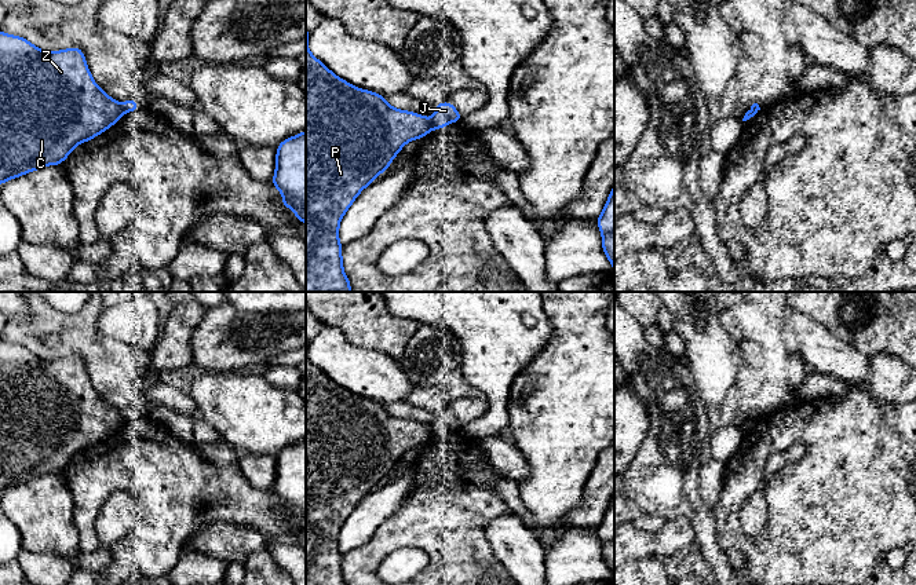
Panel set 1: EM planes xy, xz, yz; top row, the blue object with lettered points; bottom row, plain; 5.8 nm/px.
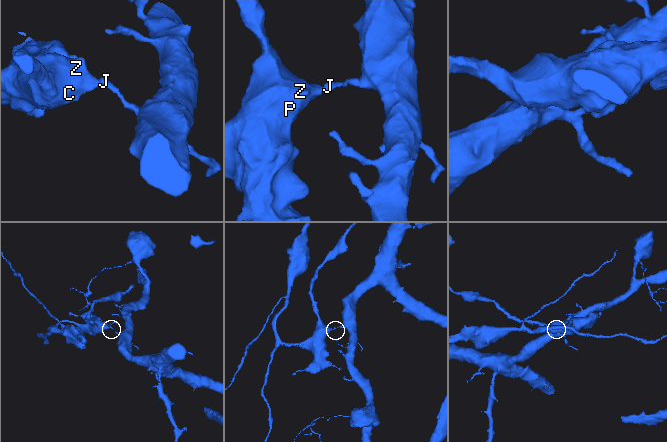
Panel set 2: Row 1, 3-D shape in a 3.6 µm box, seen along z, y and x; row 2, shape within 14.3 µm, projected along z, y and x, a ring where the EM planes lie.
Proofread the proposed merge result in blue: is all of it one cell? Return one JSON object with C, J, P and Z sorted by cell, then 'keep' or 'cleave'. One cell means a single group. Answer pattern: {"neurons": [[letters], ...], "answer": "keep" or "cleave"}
{"neurons": [["C", "P", "Z"], ["J"]], "answer": "cleave"}

